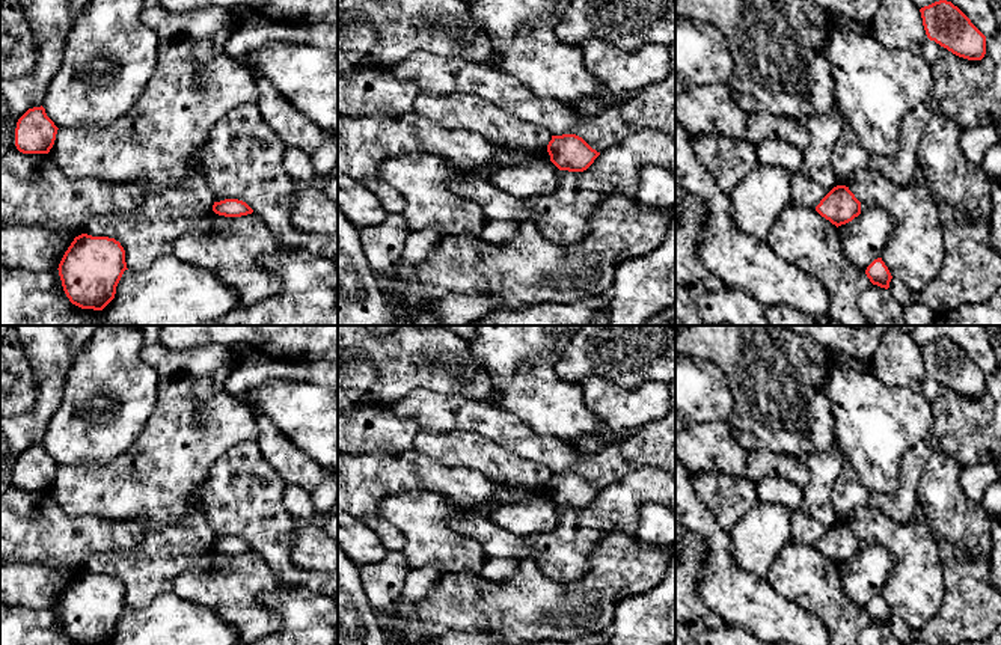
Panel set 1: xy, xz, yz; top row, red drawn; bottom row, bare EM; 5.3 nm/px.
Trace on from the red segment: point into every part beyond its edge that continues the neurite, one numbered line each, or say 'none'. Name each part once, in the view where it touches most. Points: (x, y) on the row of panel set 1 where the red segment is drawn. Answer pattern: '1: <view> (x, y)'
none

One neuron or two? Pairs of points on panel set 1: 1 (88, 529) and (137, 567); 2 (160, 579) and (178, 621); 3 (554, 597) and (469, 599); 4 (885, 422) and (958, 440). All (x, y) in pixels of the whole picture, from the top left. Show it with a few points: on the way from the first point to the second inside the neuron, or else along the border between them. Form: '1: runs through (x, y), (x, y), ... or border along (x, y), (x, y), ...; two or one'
1: border along (142, 526), (134, 547), (85, 562); two
2: border along (172, 591), (162, 593), (146, 605), (134, 608); two
3: runs through (532, 600), (490, 600); one
4: border along (926, 398), (933, 413), (933, 427), (923, 439); two

